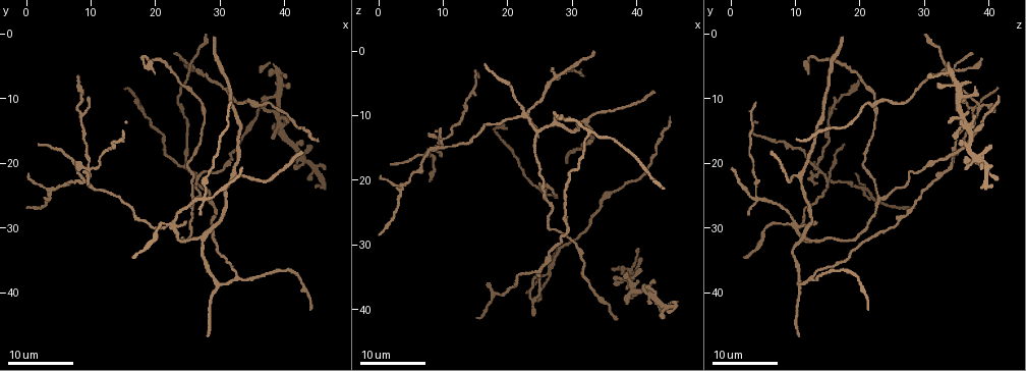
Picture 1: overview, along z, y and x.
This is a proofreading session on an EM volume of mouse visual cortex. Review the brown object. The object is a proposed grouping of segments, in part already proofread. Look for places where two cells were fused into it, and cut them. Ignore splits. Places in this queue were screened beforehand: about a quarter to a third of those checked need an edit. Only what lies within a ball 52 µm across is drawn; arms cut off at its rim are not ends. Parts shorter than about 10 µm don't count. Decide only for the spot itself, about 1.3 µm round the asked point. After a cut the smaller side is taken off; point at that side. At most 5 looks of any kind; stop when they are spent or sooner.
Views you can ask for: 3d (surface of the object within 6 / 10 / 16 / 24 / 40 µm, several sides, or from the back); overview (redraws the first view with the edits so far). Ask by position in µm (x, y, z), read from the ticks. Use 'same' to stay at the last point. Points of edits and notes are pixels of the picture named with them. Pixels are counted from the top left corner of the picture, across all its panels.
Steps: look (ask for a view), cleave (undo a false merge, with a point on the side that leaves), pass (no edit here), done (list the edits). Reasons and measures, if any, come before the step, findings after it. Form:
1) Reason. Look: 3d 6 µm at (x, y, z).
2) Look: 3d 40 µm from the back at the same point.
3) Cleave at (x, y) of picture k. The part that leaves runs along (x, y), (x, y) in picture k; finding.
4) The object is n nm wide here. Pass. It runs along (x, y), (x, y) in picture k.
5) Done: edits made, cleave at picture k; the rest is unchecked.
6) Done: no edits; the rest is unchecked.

Look: 3d 24 µm at (9.0, 23.0, 15.0).

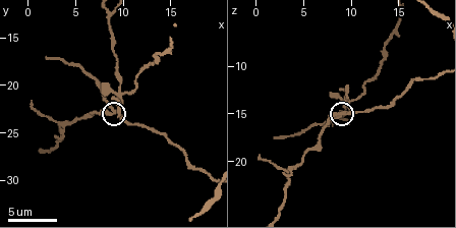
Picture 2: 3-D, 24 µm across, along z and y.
Zoom in. Look: 3d 6 µm at the same point.

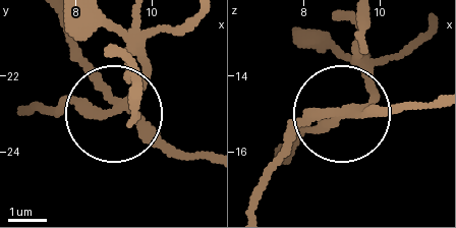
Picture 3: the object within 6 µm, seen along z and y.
The object is 190 nm wide here. Cleave at (138, 54) of picture 3. The part that leaves runs along (354, 113), (384, 64), (422, 45) in picture 3; a second cell is stuck on.

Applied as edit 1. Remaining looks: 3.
Look: 3d 16 µm at (26.5, 31.5, 11.0).

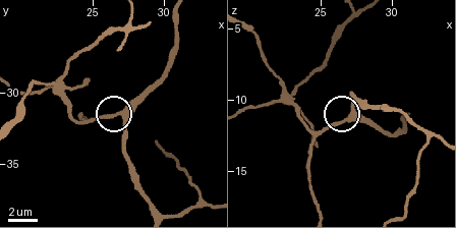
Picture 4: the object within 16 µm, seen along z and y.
Closer look. Look: 3d 10 µm at (26.8, 31.6, 11.6).

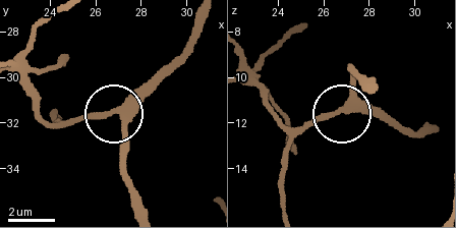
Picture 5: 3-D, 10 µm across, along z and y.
The object is 260 nm wide here. Pass. It runs along (146, 210), (124, 164), (124, 128), (114, 111), (157, 72) in picture 5; all the same cell.

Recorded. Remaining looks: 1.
Done: edits made, cleave at picture 3; the rest is unchecked.

